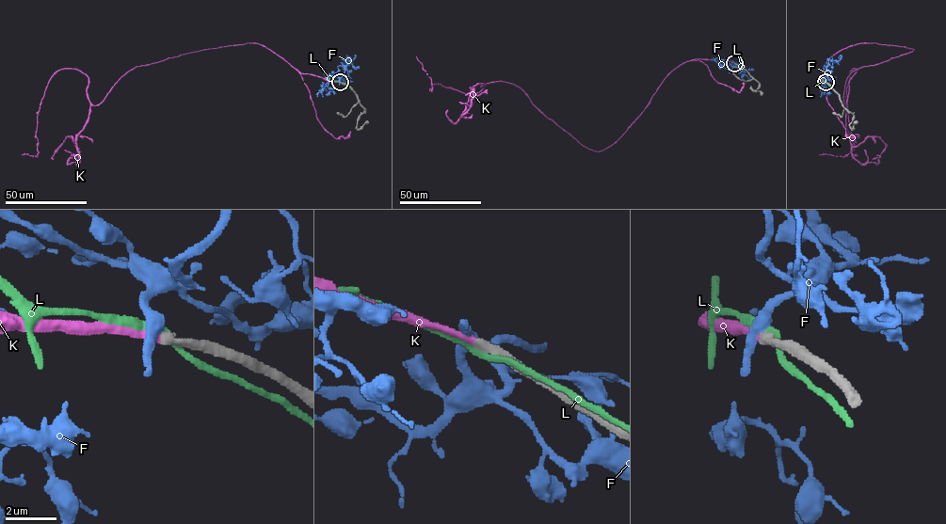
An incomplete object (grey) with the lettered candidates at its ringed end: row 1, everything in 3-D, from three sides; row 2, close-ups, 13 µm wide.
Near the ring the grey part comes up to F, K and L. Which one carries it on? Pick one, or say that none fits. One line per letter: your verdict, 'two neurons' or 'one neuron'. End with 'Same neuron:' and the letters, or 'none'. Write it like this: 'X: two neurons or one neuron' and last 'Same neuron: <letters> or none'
F: two neurons
K: one neuron
L: two neurons
Same neuron: K

